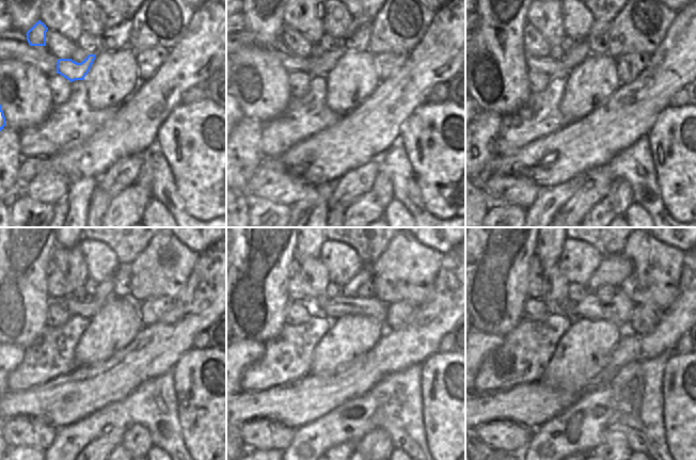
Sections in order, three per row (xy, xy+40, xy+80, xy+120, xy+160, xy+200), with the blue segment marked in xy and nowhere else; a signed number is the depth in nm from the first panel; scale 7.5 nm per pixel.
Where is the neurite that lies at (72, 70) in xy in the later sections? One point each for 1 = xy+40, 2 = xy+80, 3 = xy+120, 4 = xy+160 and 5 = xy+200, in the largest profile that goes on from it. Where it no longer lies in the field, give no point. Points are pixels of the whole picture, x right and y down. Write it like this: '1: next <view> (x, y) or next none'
1: next xy+40 (321, 66)
2: next xy+80 (582, 50)
3: next xy+120 (106, 289)
4: next xy+160 (365, 273)
5: next xy+200 (614, 269)

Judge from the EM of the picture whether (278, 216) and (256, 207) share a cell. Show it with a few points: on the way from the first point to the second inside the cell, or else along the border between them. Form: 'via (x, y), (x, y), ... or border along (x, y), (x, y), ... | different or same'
via (272, 216), (265, 216), (262, 212) | same

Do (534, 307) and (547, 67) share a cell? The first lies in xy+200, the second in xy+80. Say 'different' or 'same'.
different

